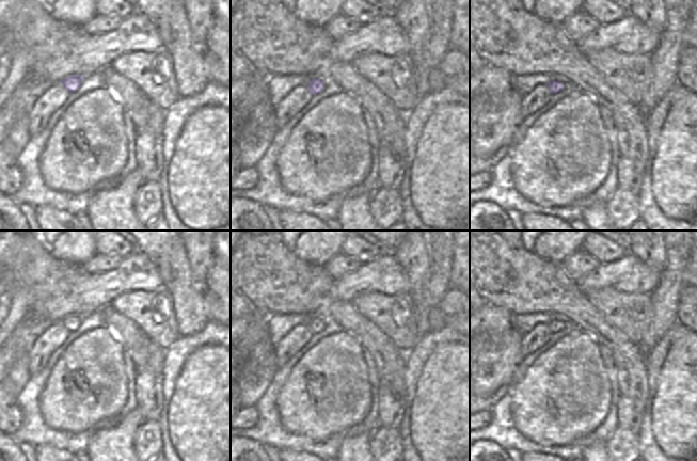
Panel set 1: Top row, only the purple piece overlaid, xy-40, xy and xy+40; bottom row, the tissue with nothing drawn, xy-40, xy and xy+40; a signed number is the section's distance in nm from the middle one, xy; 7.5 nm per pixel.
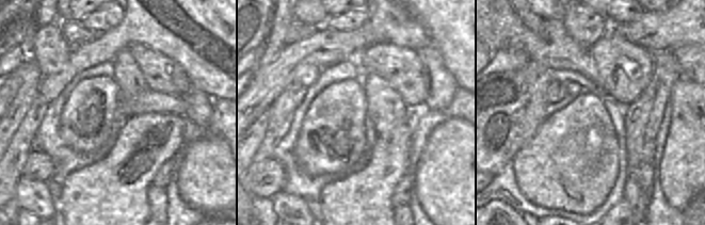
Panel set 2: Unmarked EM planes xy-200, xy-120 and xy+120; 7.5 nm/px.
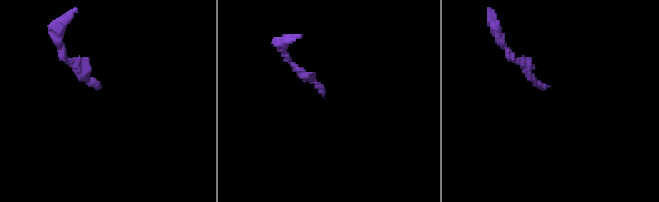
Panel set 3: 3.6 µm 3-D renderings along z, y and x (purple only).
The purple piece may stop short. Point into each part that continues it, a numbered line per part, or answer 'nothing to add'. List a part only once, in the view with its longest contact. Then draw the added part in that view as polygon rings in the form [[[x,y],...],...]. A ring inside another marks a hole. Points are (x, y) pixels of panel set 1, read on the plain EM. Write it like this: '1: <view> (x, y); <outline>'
1: xy+40 (564, 319); [[[560,314],[556,315],[555,320],[560,320],[564,327],[568,323],[568,317]]]

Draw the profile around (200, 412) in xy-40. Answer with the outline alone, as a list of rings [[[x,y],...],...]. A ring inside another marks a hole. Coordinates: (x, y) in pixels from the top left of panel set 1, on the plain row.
[[[206,344],[188,357],[169,407],[169,434],[181,461],[231,461],[231,351]]]

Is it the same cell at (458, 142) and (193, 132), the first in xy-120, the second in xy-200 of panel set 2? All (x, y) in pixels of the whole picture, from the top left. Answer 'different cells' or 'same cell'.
different cells

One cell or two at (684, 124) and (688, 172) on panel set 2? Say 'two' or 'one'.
one

